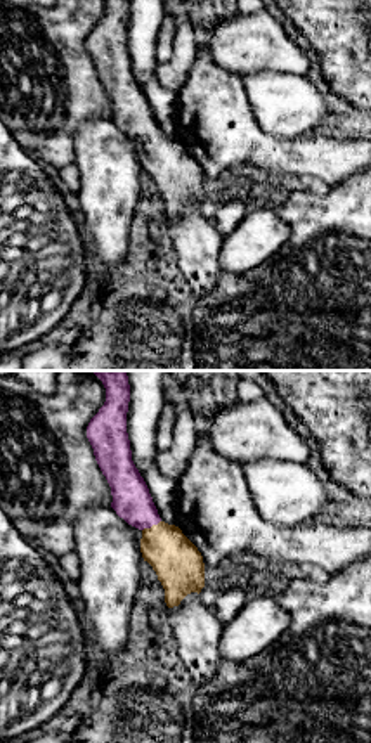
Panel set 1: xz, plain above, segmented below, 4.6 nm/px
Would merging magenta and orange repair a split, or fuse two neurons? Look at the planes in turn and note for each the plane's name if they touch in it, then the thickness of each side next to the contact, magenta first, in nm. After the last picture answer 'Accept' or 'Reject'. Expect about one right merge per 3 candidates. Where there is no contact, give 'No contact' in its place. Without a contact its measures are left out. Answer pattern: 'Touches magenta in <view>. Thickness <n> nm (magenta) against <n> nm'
Touches magenta in xz. Thickness 180 nm (magenta) against 220 nm

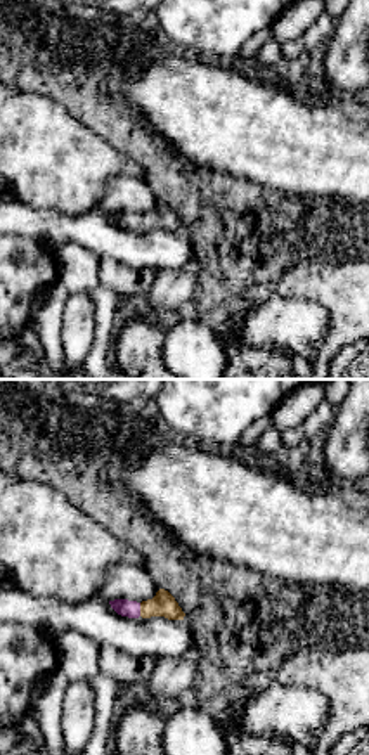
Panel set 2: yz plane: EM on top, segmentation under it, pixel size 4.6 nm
Touches magenta in yz. Thickness 80 nm (magenta) against 110 nm

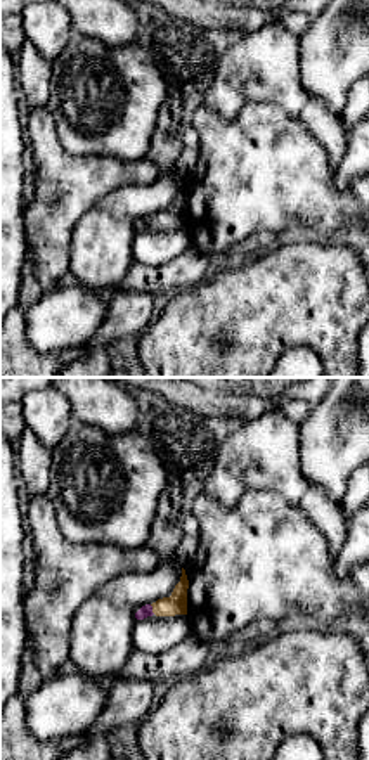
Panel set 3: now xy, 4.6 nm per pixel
Touches magenta in xy. Thickness 60 nm (magenta) against 100 nm

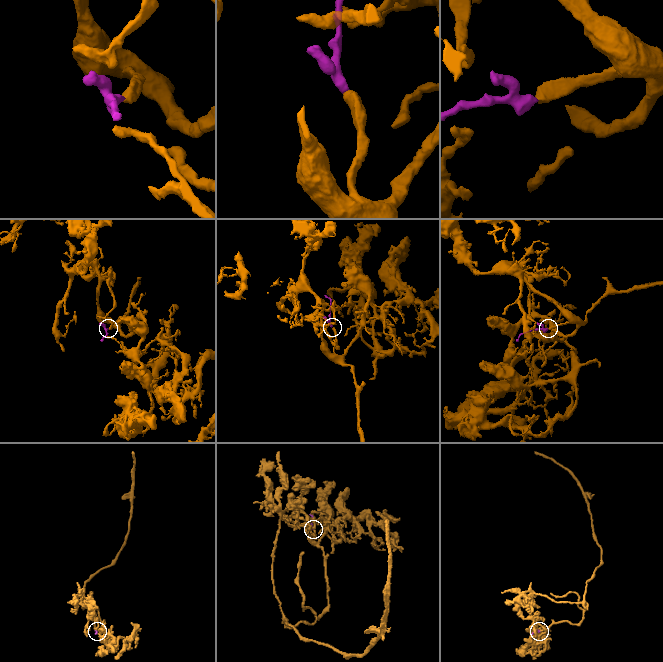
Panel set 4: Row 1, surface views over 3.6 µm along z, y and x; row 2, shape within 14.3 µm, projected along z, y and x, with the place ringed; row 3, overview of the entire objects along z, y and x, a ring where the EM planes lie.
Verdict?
Accept

